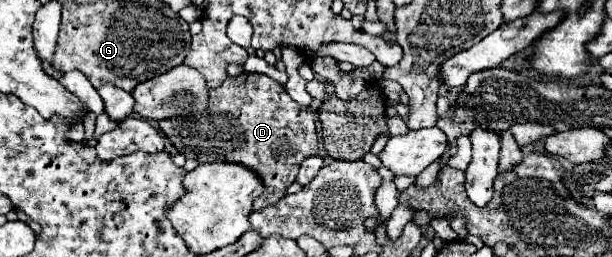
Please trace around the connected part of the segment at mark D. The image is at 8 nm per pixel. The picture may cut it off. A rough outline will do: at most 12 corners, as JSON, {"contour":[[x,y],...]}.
{"contour":[[264,73],[158,125],[200,163],[234,161],[278,203],[318,153],[314,111]]}

